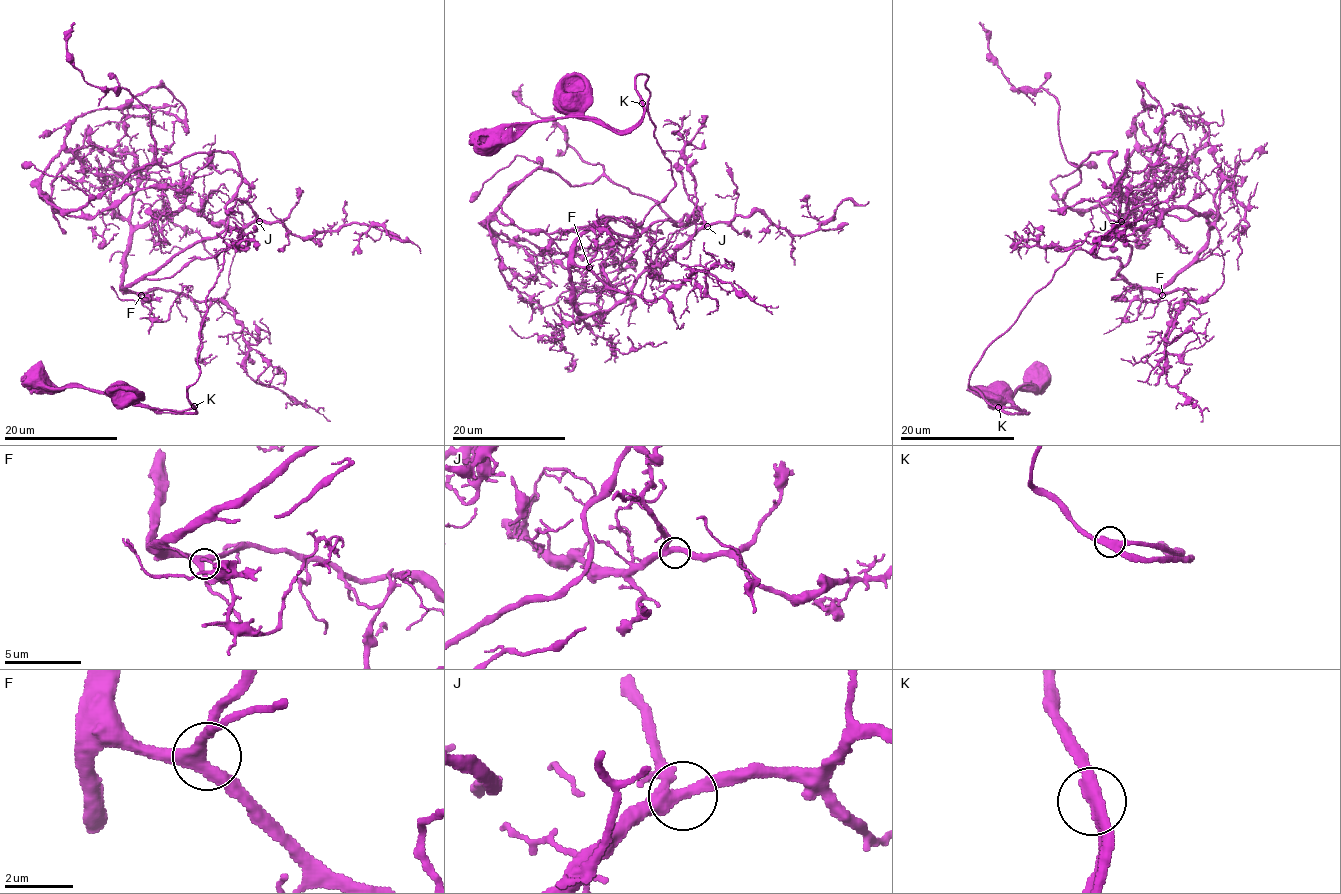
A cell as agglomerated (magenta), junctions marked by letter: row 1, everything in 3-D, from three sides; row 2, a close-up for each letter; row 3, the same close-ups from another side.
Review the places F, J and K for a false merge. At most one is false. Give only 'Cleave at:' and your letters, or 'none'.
Cleave at: K

